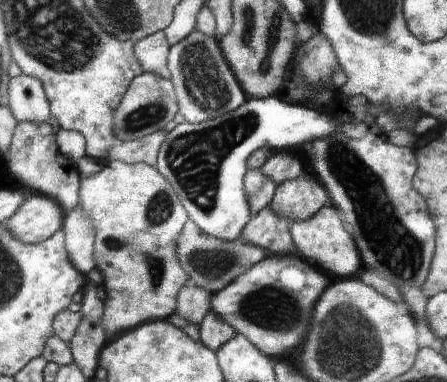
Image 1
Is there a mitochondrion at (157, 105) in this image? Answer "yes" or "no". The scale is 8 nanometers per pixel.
yes

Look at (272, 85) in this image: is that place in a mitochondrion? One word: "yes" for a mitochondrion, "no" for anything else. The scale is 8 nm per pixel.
no

